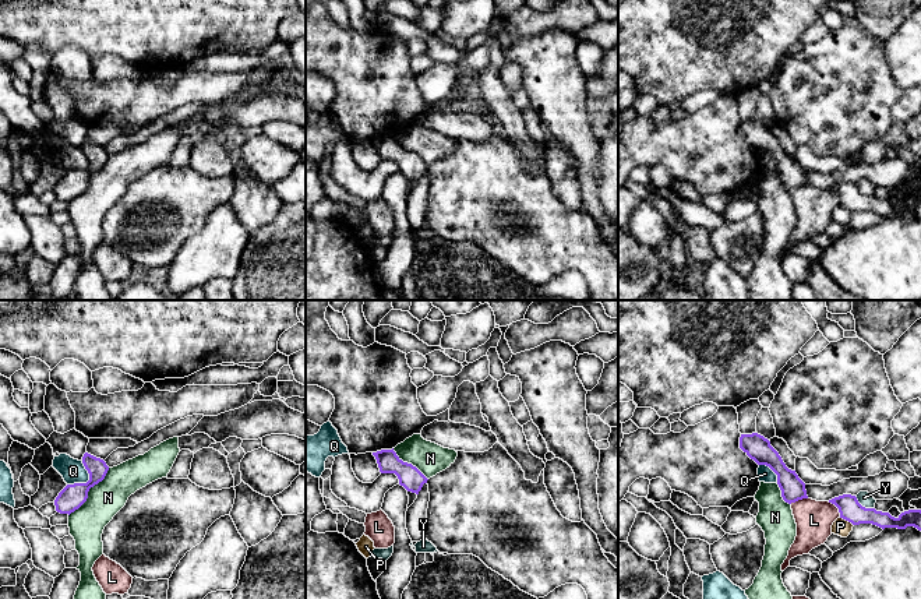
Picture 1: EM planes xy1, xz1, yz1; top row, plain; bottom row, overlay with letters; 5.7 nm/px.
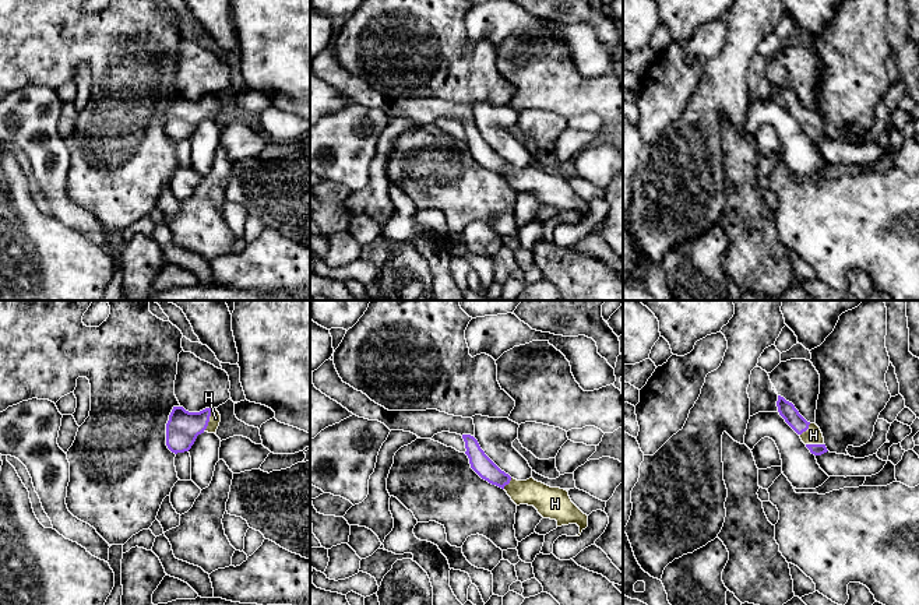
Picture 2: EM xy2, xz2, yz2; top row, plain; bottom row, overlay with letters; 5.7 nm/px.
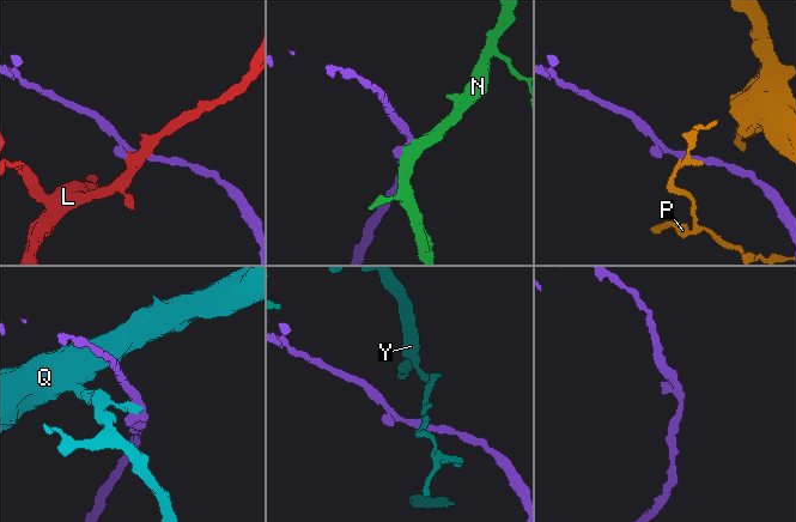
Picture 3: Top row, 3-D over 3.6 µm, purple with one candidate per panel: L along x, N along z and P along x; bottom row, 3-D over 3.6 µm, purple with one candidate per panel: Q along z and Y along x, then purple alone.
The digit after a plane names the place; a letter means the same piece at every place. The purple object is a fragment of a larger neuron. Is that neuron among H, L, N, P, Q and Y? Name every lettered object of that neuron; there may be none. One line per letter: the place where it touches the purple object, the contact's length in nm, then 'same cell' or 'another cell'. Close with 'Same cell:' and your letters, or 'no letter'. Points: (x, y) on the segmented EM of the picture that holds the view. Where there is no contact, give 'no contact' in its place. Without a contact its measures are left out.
H: xy2 (208, 419) | 140 nm | same cell
L: yz1 (837, 507) | 120 nm | another cell
N: xy1 (88, 490) | 360 nm | another cell
P: yz1 (847, 520) | 90 nm | another cell
Q: xy1 (88, 481) | 170 nm | another cell
Y: yz1 (861, 506) | 130 nm | another cell
Same cell: H

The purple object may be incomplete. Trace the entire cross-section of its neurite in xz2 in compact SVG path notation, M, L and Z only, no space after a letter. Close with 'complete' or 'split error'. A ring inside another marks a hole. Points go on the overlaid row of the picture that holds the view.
M462 435L462 439L465 442L465 454L469 458L471 468L485 481L487 481L492 485L496 485L507 492L507 495L511 497L511 500L520 506L520 504L528 504L534 506L538 513L543 518L550 518L557 521L557 527L568 525L568 524L577 524L580 527L580 534L575 537L580 537L581 532L588 527L588 516L584 514L570 499L568 492L560 488L550 488L542 482L535 481L534 478L529 478L527 481L517 481L511 478L508 474L501 471L480 449L478 440L471 435Z | split error

